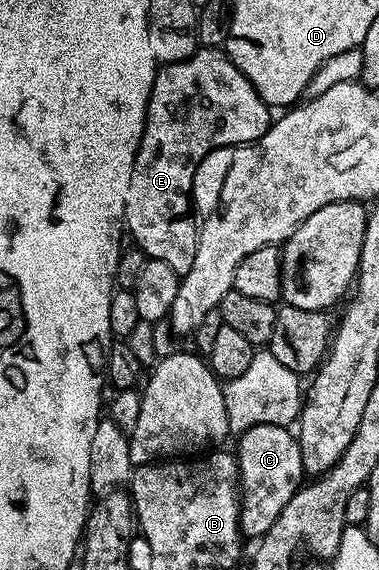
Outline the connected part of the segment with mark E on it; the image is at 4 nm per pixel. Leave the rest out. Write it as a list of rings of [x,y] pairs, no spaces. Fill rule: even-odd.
[[[200,47],[193,56],[181,63],[164,65],[155,74],[153,91],[147,104],[147,118],[143,138],[133,163],[133,179],[129,179],[129,191],[125,195],[126,232],[143,256],[161,263],[169,263],[179,278],[193,267],[193,255],[197,255],[199,225],[191,218],[191,188],[195,185],[195,172],[199,164],[214,149],[226,150],[237,145],[249,145],[261,139],[273,124],[272,110],[257,95],[253,83],[241,75],[241,71],[227,58],[219,47]]]

